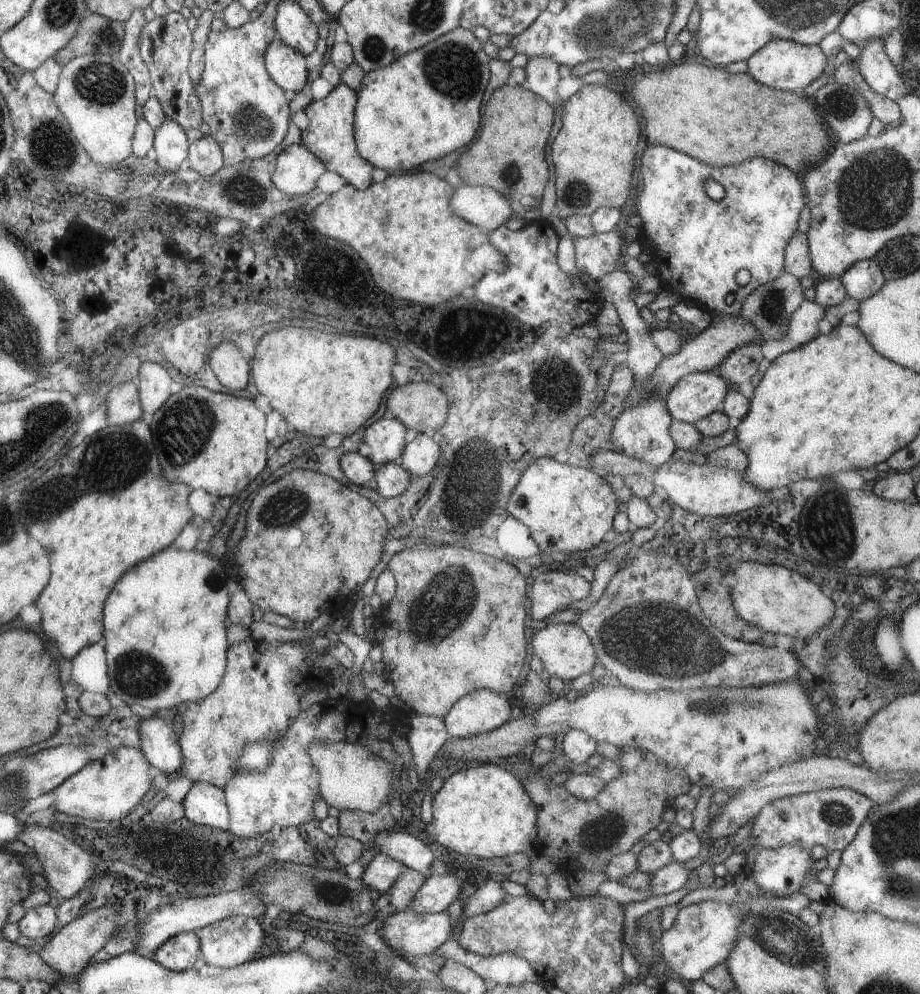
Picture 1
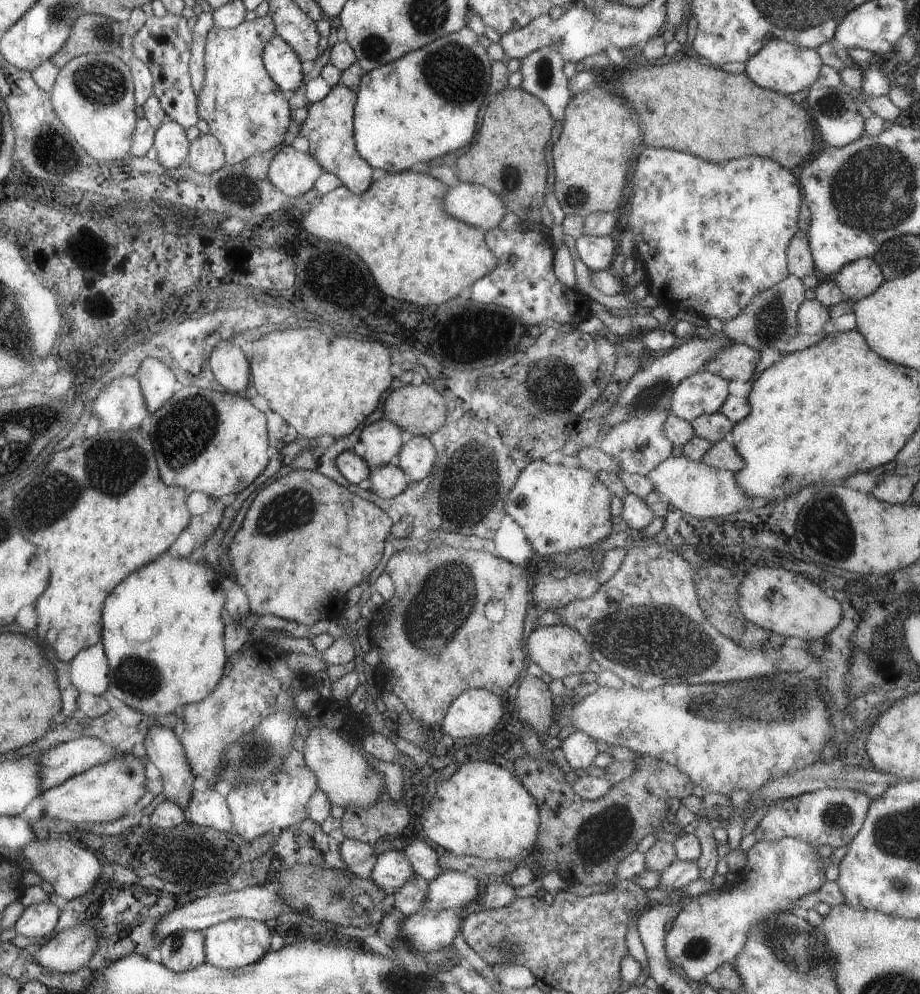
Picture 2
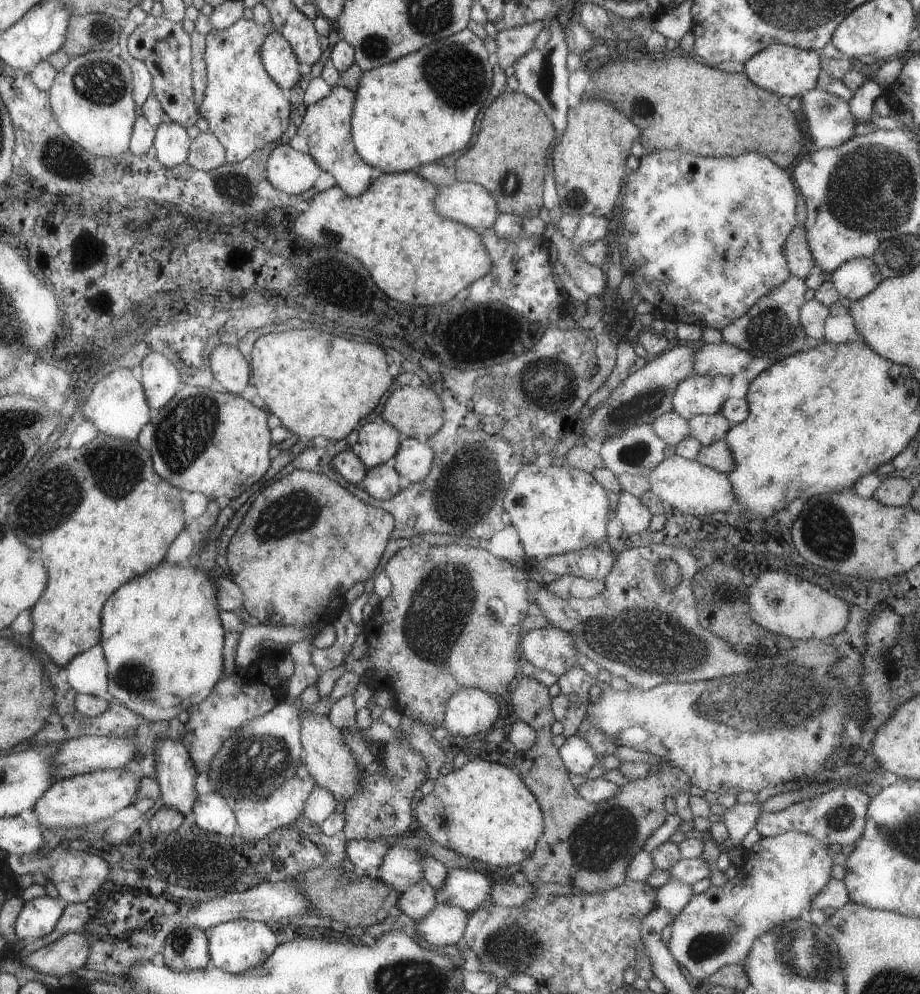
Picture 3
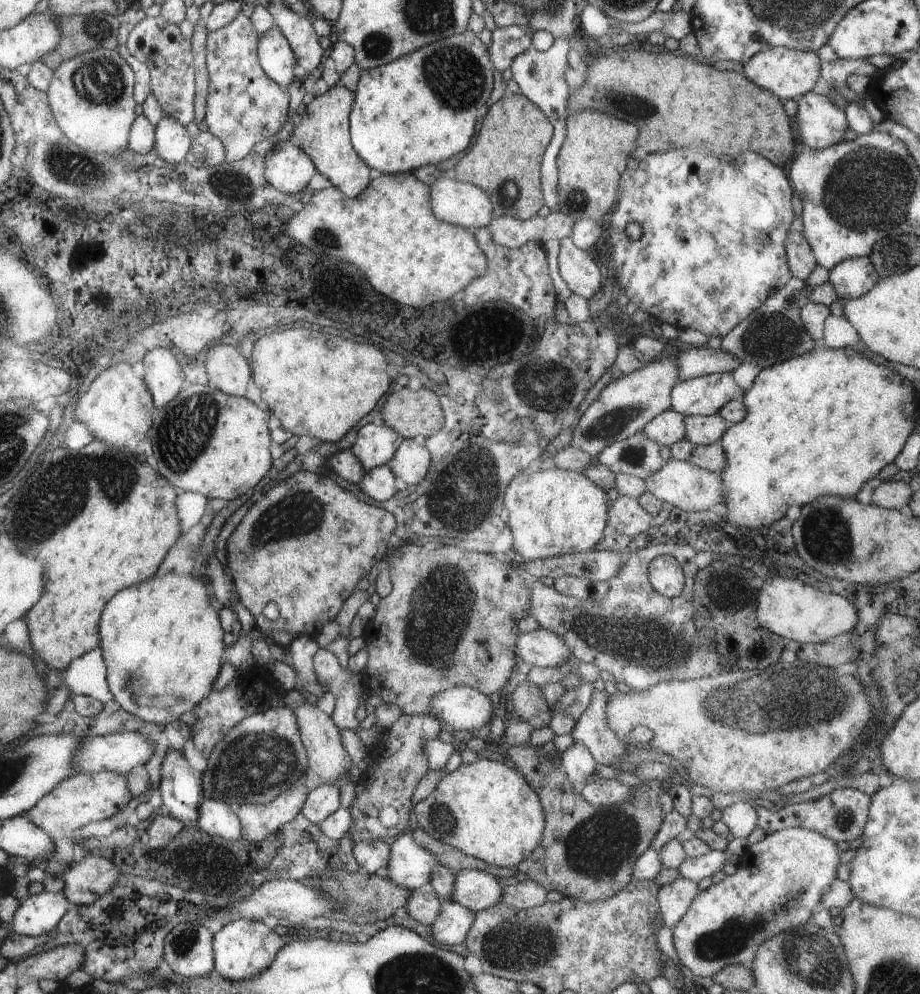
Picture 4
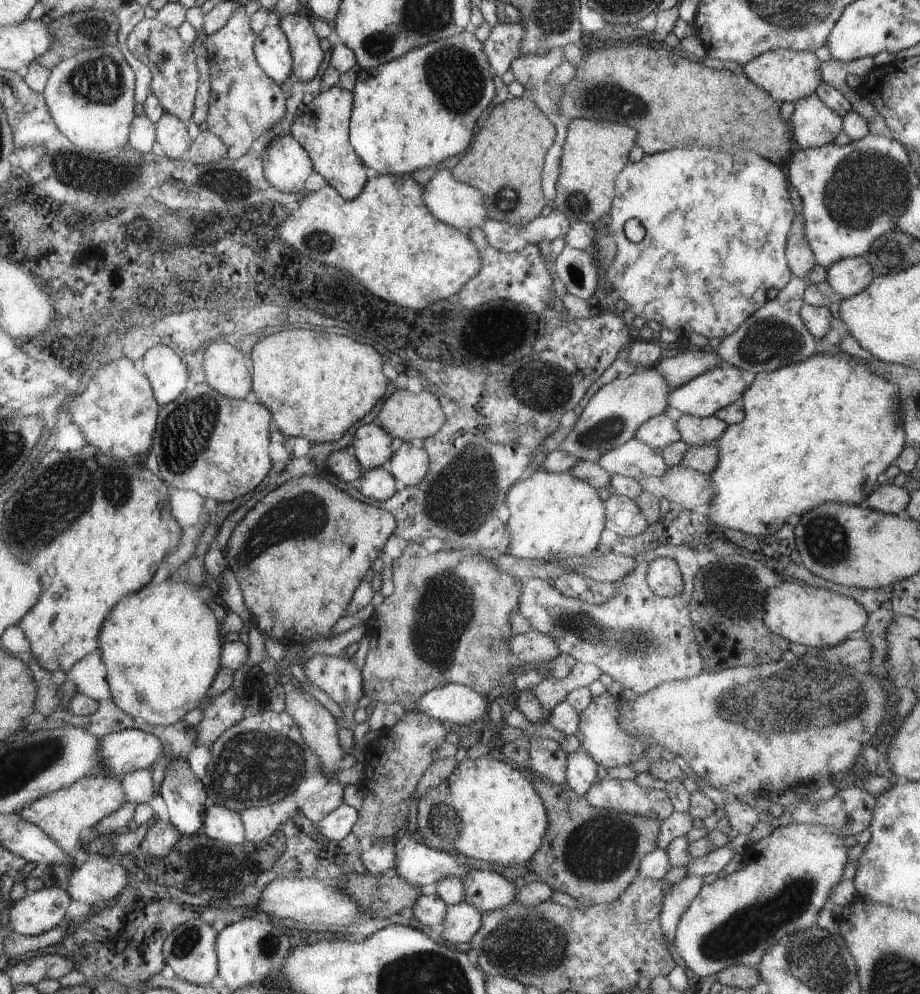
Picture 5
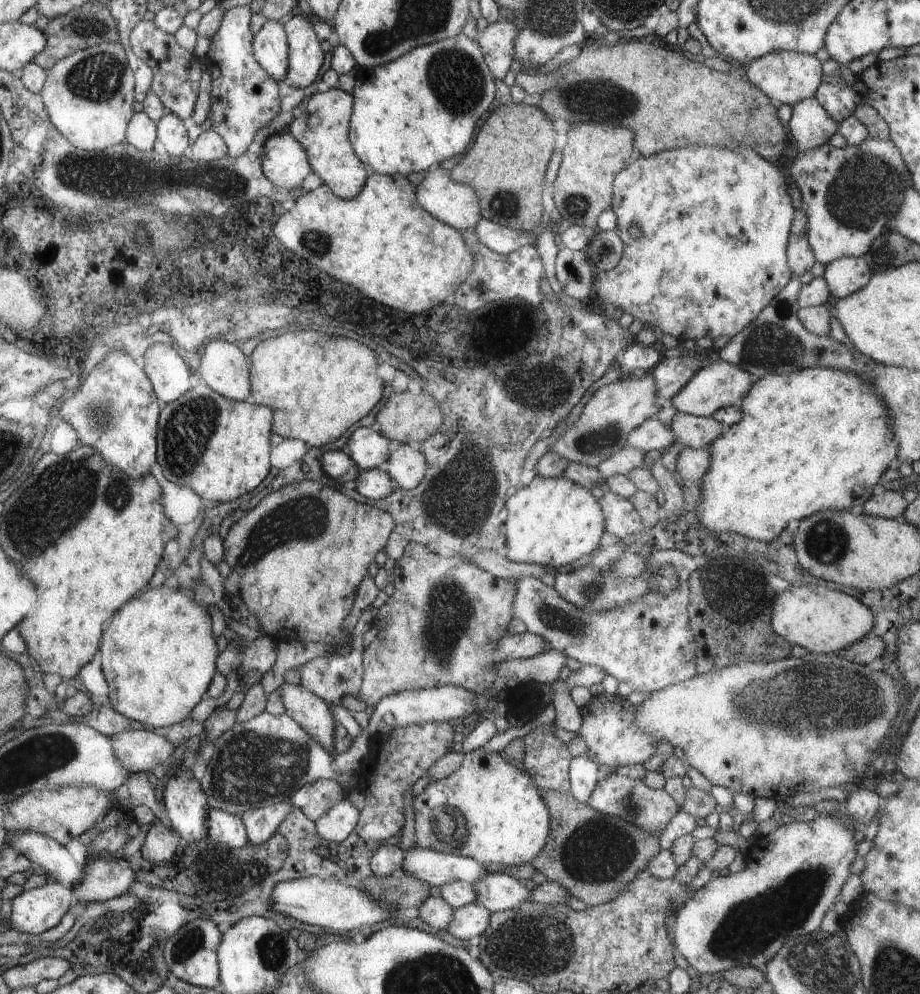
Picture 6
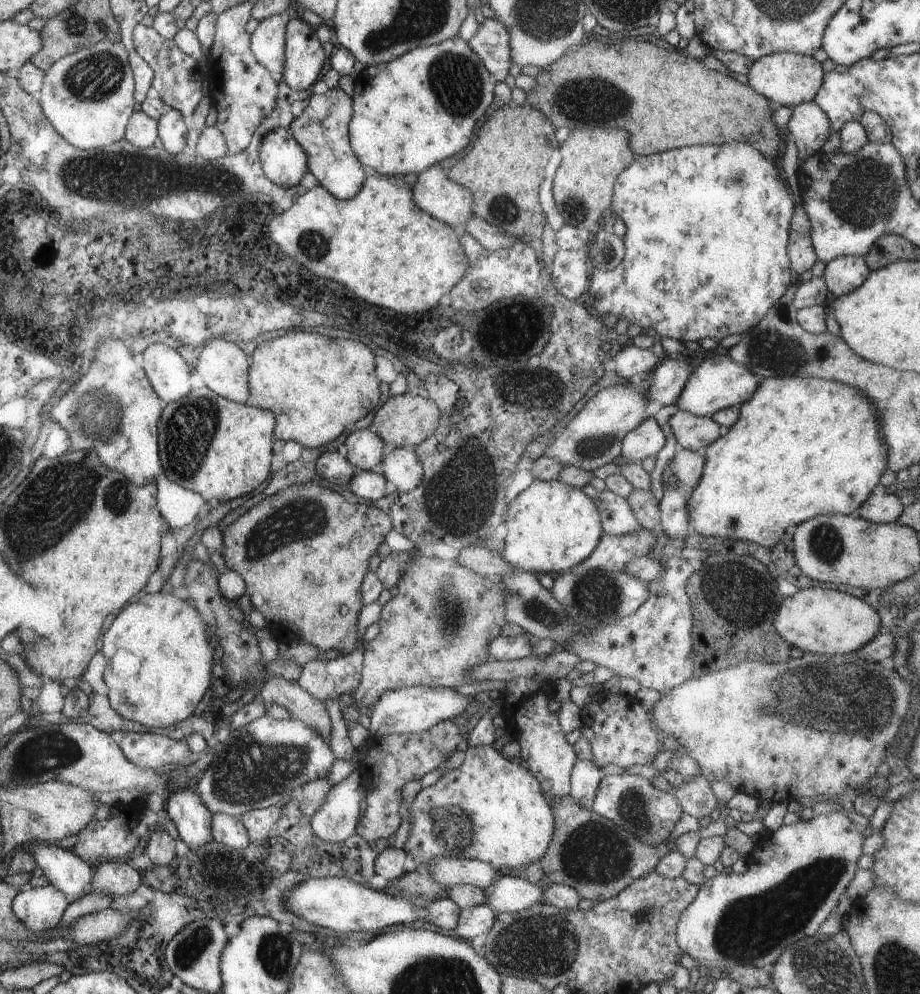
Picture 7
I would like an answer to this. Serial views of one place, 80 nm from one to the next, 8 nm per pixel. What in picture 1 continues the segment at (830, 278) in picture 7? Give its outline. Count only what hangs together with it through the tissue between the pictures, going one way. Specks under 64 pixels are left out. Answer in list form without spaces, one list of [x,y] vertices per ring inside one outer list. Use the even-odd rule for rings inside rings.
[[[876,259],[858,261],[852,265],[840,278],[847,296],[863,300],[874,296],[887,281]]]

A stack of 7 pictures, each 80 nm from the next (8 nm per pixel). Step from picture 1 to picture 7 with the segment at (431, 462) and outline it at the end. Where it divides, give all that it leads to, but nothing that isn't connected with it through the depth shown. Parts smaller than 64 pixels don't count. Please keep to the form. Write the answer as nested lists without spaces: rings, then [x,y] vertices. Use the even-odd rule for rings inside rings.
[[[396,447],[382,459],[382,474],[400,492],[408,492],[422,482],[422,464],[414,450]]]

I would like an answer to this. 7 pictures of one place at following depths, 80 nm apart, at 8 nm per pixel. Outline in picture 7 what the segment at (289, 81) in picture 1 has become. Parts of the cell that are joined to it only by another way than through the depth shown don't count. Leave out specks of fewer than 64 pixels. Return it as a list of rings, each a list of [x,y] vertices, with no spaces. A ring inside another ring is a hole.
[[[274,15],[261,20],[251,35],[255,59],[272,74],[282,75],[286,62],[286,22]]]

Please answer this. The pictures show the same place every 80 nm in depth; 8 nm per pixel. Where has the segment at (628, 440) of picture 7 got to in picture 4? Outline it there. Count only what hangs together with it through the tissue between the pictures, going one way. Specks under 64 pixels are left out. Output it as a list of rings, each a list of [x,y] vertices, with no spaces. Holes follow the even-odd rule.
[[[666,411],[653,418],[642,429],[659,446],[671,446],[685,439],[684,415],[676,411]]]

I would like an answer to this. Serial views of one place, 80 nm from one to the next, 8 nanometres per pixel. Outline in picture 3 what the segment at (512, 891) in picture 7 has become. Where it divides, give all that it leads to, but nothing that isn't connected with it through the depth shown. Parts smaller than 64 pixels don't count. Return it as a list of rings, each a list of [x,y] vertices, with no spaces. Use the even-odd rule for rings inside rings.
[[[471,869],[449,870],[444,884],[436,890],[439,904],[450,904],[472,914],[491,900],[494,880]]]

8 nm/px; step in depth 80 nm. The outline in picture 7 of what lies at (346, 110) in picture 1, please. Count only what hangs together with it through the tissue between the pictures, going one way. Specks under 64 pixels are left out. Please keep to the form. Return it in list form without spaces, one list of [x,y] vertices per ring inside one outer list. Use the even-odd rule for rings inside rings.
[[[337,86],[327,90],[321,95],[310,95],[310,102],[299,117],[294,117],[287,131],[300,143],[304,149],[307,160],[307,167],[319,184],[326,187],[334,196],[339,199],[354,198],[362,188],[362,182],[366,178],[366,172],[362,168],[362,163],[358,160],[353,150],[350,150],[348,142],[348,122],[352,118],[352,98]]]

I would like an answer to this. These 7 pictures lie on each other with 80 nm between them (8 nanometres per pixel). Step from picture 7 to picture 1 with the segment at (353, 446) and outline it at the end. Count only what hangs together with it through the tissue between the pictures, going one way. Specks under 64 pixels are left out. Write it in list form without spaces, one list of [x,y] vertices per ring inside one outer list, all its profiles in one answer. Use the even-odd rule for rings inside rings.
[[[396,417],[376,418],[365,428],[363,442],[370,446],[372,453],[368,458],[375,466],[394,463],[401,458],[407,445],[404,439],[407,430],[407,426]]]

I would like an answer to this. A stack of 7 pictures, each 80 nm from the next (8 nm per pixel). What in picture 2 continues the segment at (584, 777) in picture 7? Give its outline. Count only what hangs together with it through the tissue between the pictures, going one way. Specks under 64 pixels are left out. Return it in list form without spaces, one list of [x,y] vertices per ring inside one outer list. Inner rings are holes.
[[[581,731],[570,734],[562,741],[560,748],[570,768],[579,774],[585,773],[599,754],[598,742]]]

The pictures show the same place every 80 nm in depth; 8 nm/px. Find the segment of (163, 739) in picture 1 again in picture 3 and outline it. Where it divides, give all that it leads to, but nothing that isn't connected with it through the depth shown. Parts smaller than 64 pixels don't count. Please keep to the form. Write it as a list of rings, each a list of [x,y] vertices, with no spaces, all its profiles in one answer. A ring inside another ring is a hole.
[[[160,740],[156,744],[156,781],[164,806],[187,817],[196,800],[196,778],[199,775],[188,750],[179,740]]]

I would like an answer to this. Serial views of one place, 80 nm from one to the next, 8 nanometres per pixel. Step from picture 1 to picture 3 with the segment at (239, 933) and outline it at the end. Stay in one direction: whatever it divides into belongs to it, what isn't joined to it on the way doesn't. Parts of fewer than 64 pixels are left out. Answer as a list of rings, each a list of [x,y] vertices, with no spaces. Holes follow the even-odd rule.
[[[237,919],[220,923],[205,931],[206,934],[210,934],[209,950],[212,964],[230,974],[244,974],[262,966],[278,946],[274,932],[264,922]]]

